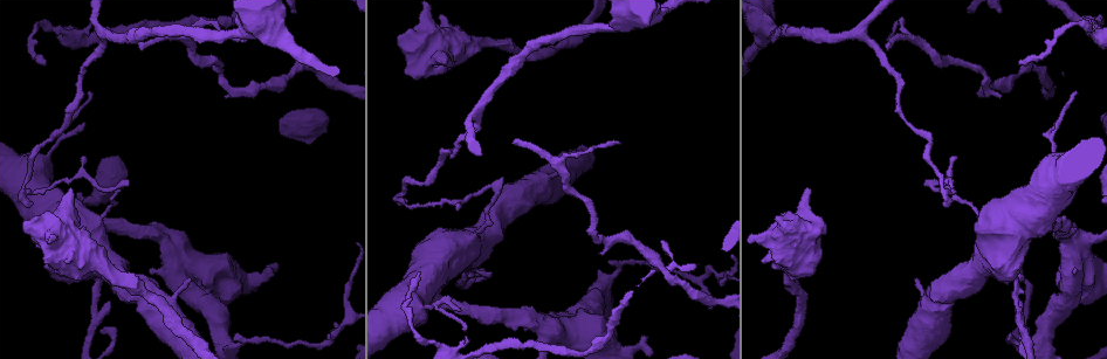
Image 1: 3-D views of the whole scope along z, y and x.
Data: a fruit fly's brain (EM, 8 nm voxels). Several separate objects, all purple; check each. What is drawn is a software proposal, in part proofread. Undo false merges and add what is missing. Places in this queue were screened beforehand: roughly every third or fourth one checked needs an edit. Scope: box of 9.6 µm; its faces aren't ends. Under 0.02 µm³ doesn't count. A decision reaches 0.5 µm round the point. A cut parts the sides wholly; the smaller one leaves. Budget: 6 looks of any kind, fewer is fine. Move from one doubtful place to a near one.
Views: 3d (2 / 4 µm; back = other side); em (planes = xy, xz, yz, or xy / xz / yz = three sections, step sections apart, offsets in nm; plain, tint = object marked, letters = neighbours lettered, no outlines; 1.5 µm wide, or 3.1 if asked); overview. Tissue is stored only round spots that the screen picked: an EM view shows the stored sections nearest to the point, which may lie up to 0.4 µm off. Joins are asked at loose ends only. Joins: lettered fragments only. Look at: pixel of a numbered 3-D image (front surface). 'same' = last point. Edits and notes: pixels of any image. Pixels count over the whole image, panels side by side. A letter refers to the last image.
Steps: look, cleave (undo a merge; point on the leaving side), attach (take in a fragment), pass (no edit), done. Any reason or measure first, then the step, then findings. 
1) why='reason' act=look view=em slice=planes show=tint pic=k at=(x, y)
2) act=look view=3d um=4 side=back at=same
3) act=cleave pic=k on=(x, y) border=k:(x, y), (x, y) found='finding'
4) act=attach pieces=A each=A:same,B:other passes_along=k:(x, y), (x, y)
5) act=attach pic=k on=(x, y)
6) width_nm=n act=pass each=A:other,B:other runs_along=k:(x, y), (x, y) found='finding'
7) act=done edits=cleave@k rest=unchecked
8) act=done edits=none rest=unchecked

why='thin end' act=look view=3d um=2 pic=1 at=(246, 41)

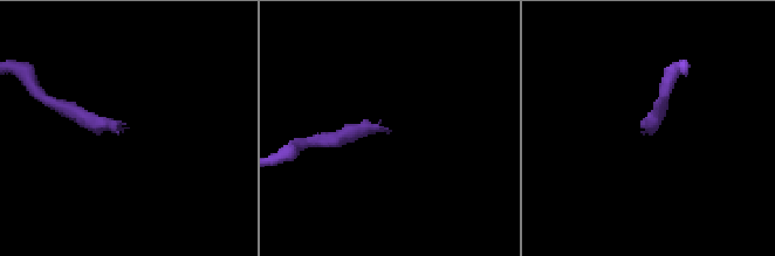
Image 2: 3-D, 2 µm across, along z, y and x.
act=look view=em slice=planes show=letters pic=2 at=(386, 129)

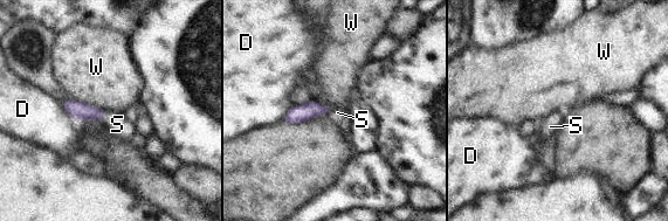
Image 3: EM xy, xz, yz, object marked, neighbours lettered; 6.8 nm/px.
longest_contact=W:240nm act=attach pieces=S each=D:other,S:same,W:other found='the neuron continues'

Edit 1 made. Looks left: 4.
why='branch stops here' act=look view=em slice=yz step=8 show=tint pic=1 at=(72, 190)

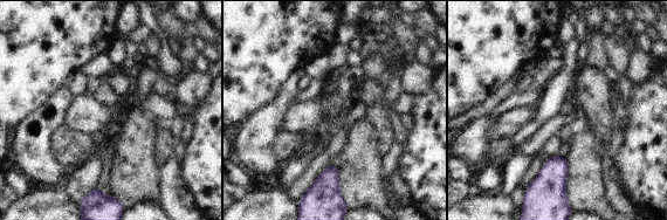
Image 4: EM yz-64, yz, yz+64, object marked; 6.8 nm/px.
why='cut it another way' act=look view=em slice=planes show=tint at=same

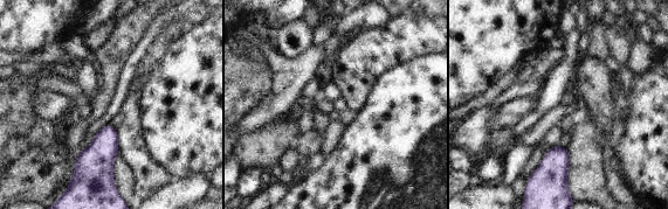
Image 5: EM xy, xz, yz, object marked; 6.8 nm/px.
act=look view=em slice=planes show=letters at=same

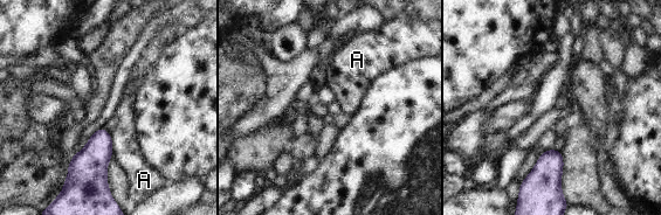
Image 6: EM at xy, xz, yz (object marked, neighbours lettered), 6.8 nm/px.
act=pass each=A:other border=6:(104, 126), (111, 140), (112, 157) found='no lettered fragment goes on from it'

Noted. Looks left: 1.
act=done edits=attach@3 rest=unchecked

